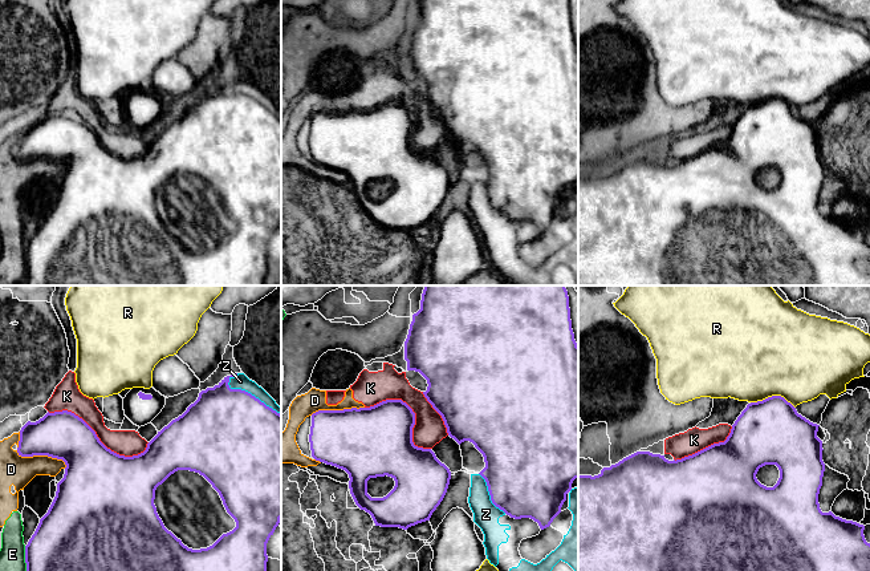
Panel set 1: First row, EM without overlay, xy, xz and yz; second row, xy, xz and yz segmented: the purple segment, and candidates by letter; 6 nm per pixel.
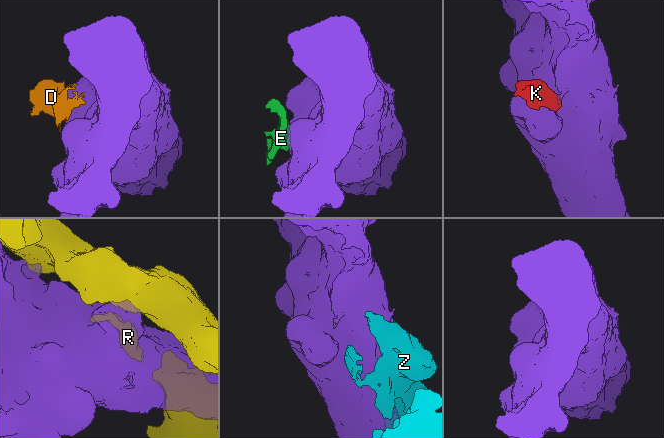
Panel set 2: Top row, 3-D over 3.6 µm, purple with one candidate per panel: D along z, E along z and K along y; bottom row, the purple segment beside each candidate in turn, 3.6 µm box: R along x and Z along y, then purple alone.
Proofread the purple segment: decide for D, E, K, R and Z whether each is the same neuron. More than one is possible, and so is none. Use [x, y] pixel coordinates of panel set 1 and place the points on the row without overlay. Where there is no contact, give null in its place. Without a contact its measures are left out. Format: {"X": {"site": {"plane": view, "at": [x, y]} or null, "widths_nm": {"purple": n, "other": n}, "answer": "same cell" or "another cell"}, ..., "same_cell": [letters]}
{"D": {"site": {"plane": "xy", "at": [43, 157]}, "widths_nm": {"purple": 280, "other": 180}, "answer": "another cell"}, "E": {"site": {"plane": "xy", "at": [25, 264]}, "widths_nm": {"purple": 500, "other": 160}, "answer": "another cell"}, "K": {"site": {"plane": "xy", "at": [97, 140]}, "widths_nm": {"purple": 380, "other": 160}, "answer": "another cell"}, "R": {"site": {"plane": "yz", "at": [773, 98]}, "widths_nm": {"purple": 400, "other": 500}, "answer": "another cell"}, "Z": {"site": {"plane": "xy", "at": [249, 96]}, "widths_nm": {"purple": 500, "other": 90}, "answer": "another cell"}, "same_cell": []}

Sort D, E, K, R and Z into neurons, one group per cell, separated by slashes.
D E K / R / Z

